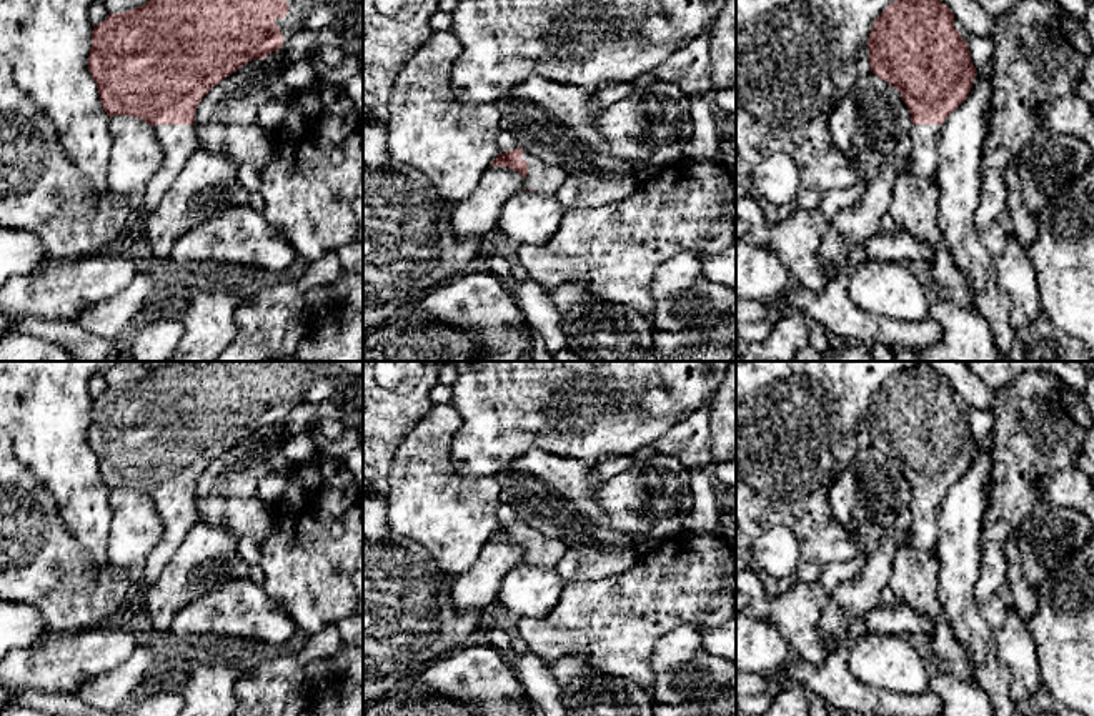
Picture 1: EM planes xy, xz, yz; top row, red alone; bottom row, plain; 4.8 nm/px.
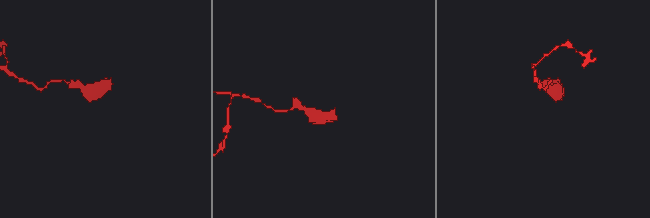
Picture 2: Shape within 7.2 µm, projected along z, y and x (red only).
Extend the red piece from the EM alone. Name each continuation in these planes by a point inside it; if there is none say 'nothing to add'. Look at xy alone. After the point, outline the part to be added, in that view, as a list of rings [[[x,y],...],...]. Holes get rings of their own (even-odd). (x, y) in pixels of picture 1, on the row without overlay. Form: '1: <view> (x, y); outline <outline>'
1: xy (310, 382); outline [[[283,361],[290,380],[285,391],[276,391],[283,413],[298,403],[323,403],[335,400],[345,388],[345,373],[331,361]]]
2: xy (179, 515); outline [[[153,498],[152,501],[163,520],[165,531],[135,574],[145,591],[158,581],[163,568],[183,543],[190,528],[198,521],[195,498]]]

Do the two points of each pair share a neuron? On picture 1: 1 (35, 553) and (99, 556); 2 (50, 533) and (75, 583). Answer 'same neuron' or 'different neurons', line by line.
1: different neurons
2: same neuron

